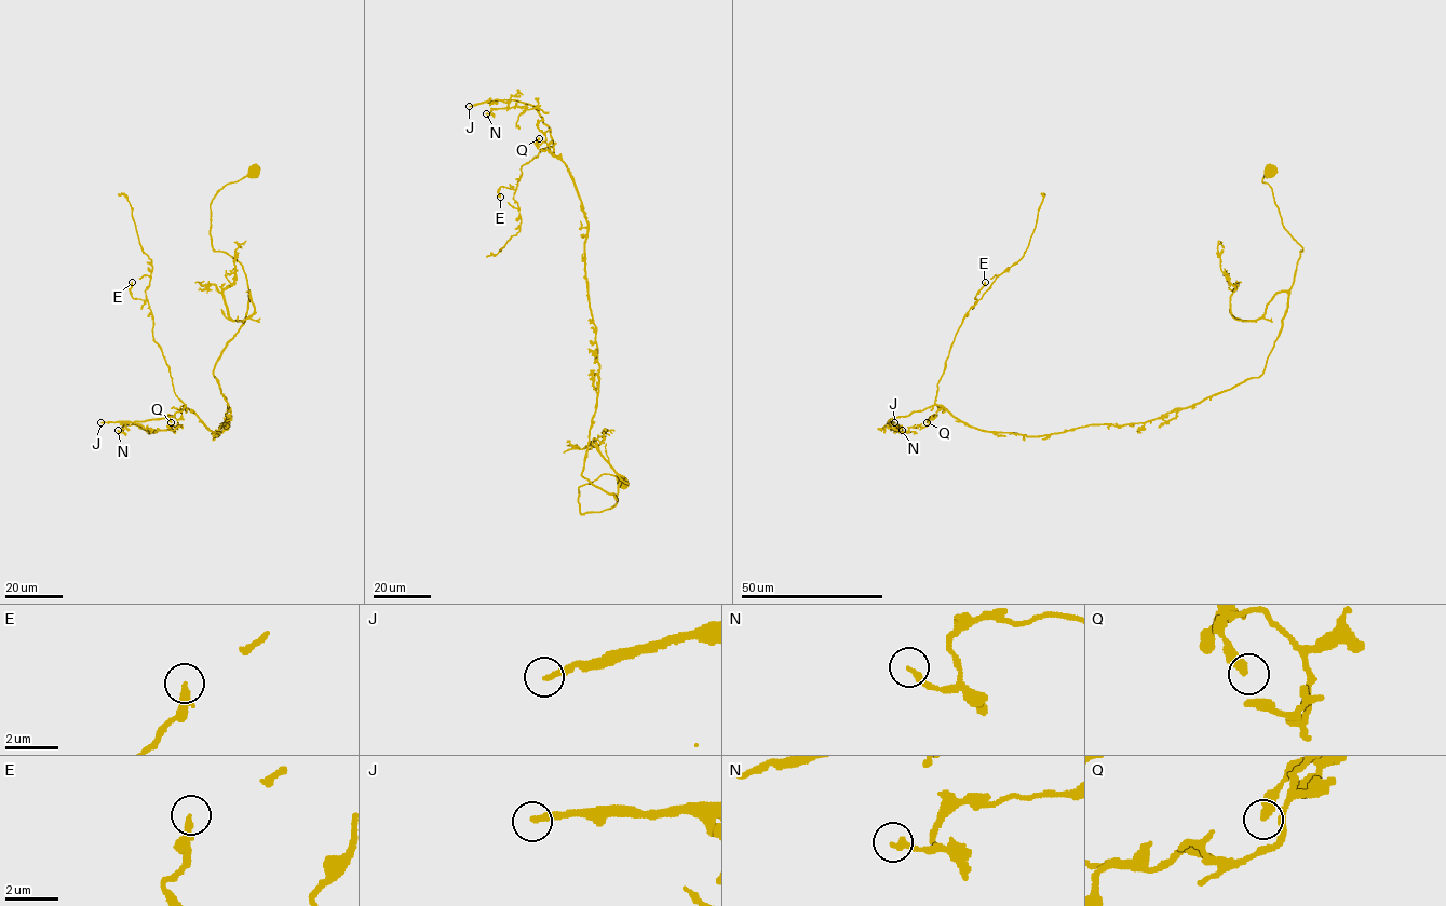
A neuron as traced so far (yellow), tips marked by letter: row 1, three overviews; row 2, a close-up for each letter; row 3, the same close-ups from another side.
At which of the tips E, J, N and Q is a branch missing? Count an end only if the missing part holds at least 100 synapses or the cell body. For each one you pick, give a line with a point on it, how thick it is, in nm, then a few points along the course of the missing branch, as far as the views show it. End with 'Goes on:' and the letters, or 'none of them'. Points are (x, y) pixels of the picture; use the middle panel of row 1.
J: (469, 106) | 240 nm | (469, 106), (418, 130), (407, 108), (395, 103), (407, 131), (408, 156), (400, 164), (393, 160), (377, 165)
Goes on: J

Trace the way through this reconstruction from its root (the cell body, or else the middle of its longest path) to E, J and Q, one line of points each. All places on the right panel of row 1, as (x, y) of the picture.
E: (1269, 172), (1302, 247), (1281, 332), (1260, 375), (1187, 407), (1041, 435), (959, 421), (934, 400), (985, 282)
J: (1269, 172), (1262, 181), (1302, 249), (1258, 377), (1146, 422), (1041, 435), (980, 430), (938, 405), (894, 422)
Q: (1269, 172), (1262, 181), (1302, 249), (1258, 377), (1146, 422), (1023, 435), (980, 430), (945, 408), (927, 422)

